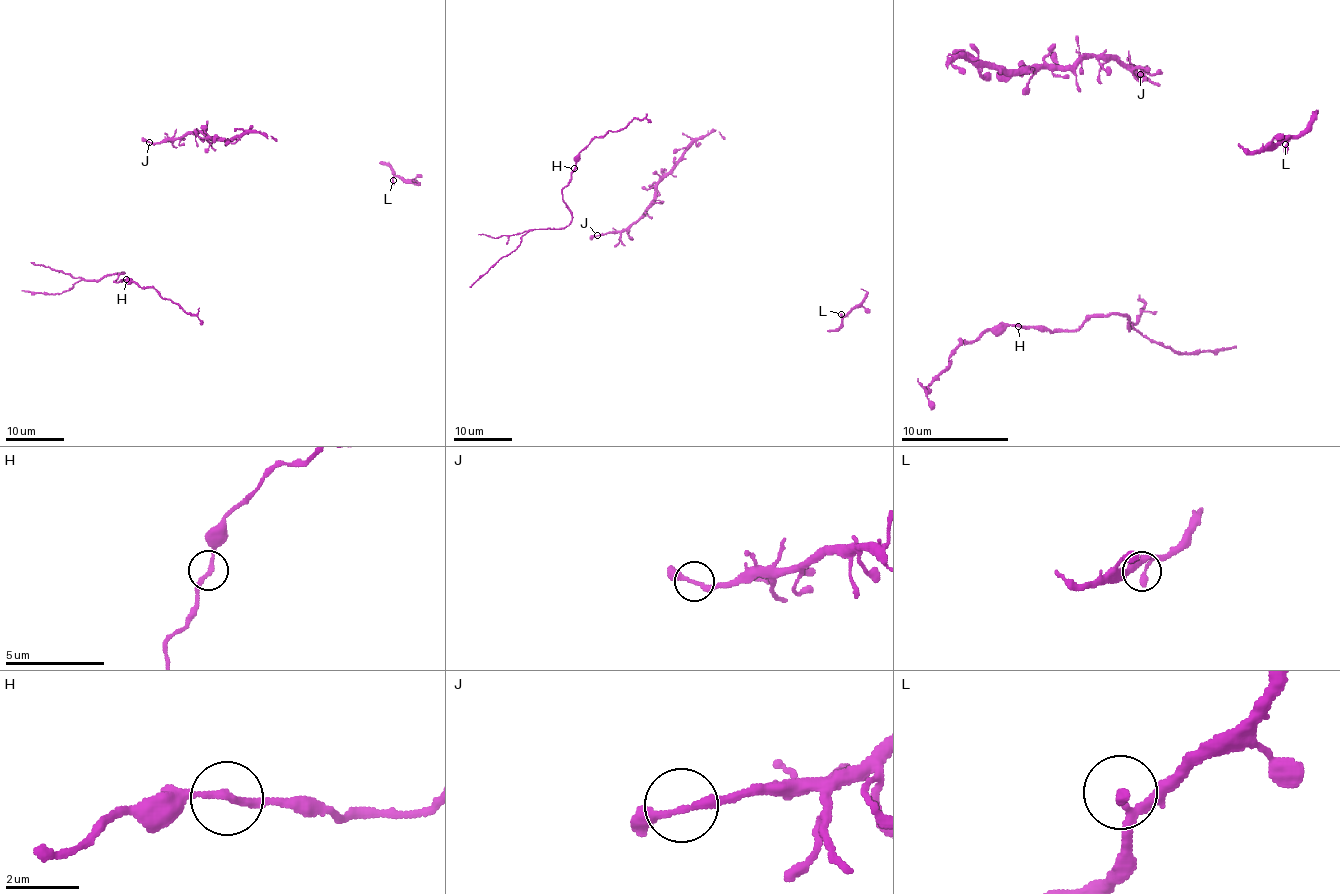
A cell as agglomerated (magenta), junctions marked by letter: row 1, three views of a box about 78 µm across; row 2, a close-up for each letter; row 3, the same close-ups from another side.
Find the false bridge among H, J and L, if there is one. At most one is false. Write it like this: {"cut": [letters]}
{"cut": ["H"]}

